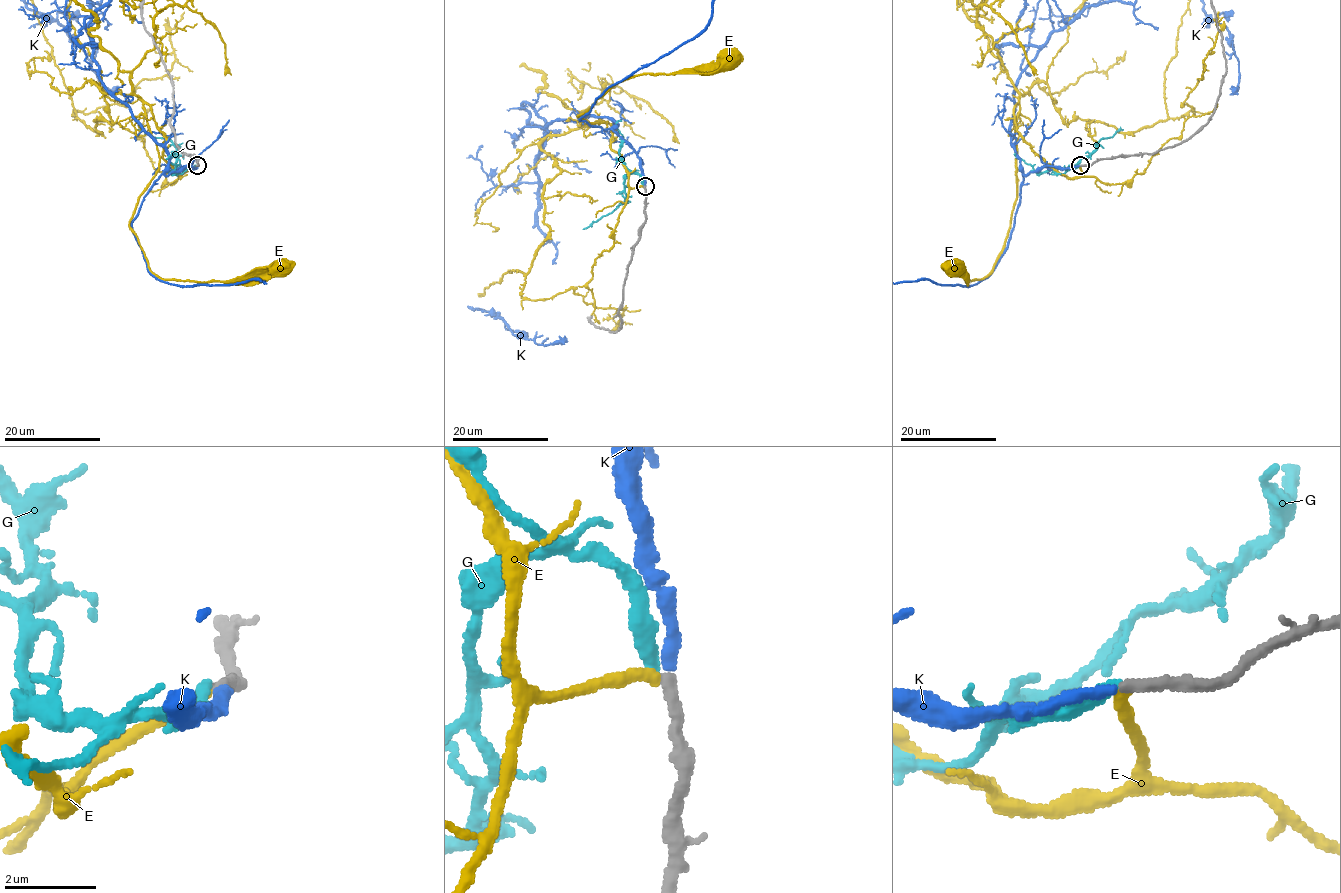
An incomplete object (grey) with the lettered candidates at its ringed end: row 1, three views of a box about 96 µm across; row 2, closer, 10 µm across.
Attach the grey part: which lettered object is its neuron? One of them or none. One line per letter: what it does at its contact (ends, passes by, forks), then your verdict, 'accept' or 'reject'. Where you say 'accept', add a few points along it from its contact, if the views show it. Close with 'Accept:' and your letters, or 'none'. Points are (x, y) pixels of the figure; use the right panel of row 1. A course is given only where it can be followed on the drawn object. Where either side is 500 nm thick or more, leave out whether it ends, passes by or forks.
E: it ends there; reject
G: it ends there; reject
K: it ends there; accept
Accept: K

